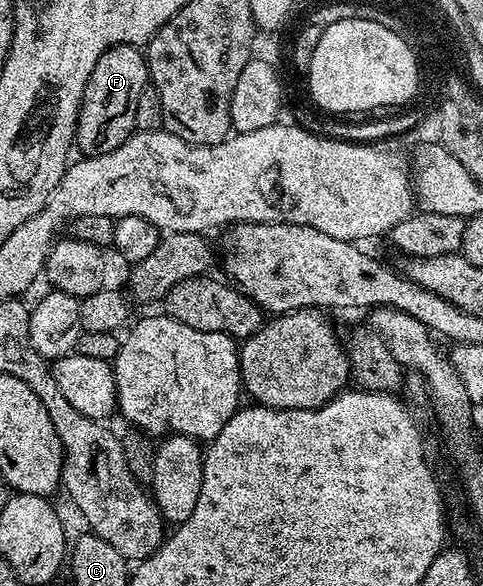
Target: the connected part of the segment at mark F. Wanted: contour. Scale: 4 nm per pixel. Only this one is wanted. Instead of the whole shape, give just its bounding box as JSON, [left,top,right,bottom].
[74,46,149,158]

